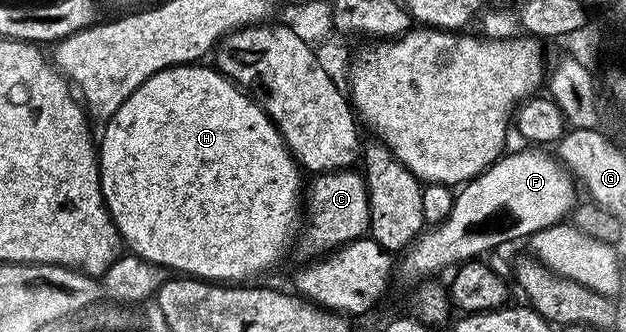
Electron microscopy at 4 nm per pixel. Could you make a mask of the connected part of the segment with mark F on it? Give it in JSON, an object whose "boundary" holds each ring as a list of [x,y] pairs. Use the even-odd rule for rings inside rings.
{"boundary":[[[526,148],[515,154],[503,153],[498,161],[492,163],[481,174],[471,178],[454,195],[454,207],[446,218],[422,231],[409,246],[406,247],[402,258],[402,274],[408,281],[417,283],[429,279],[437,270],[449,271],[459,264],[481,259],[482,254],[502,246],[505,242],[514,242],[517,238],[529,239],[530,235],[540,232],[549,226],[557,226],[563,220],[569,219],[579,201],[574,191],[575,179],[562,162],[553,153],[545,154],[542,148]]]}

